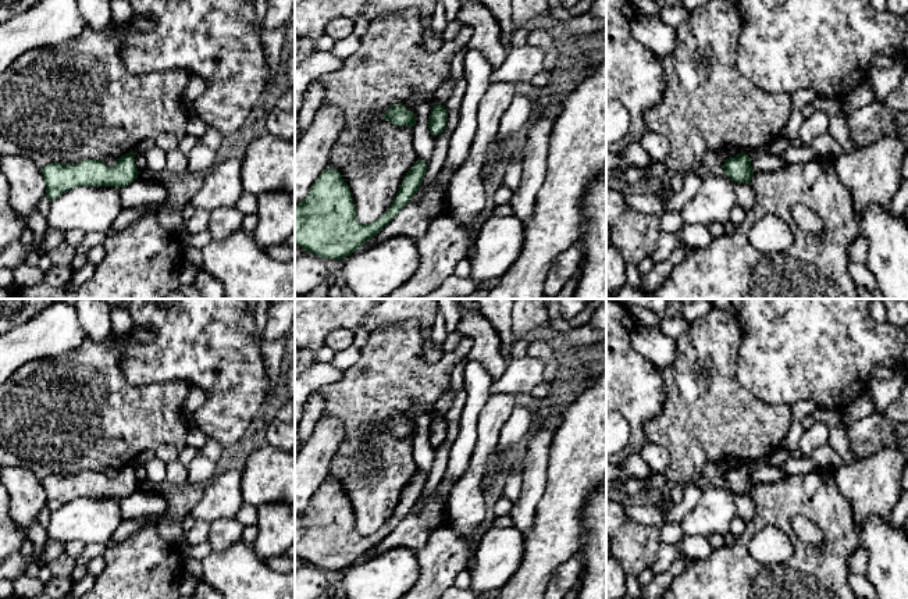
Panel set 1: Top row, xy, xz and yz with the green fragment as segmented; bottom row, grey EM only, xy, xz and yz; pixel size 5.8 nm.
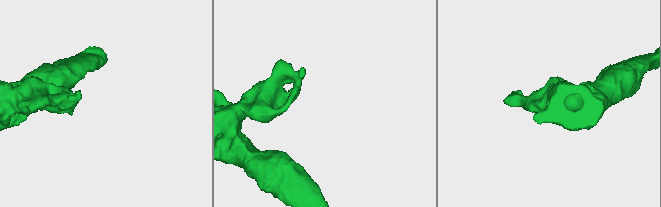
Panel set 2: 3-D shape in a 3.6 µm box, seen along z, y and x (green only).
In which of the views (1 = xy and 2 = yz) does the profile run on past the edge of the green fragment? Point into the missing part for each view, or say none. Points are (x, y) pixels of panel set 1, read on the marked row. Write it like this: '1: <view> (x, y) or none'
1: none
2: none

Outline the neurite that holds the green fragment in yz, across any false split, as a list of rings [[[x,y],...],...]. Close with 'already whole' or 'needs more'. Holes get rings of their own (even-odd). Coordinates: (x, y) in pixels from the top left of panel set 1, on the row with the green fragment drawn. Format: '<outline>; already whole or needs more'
[[[741,151],[736,157],[730,157],[724,160],[723,172],[733,182],[751,183],[751,177],[754,175],[754,170],[751,167],[751,158]]]; already whole

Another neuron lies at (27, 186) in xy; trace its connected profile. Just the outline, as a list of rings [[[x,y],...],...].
[[[1,156],[0,171],[8,181],[10,206],[21,215],[38,213],[38,204],[46,196],[42,170],[24,156]]]

